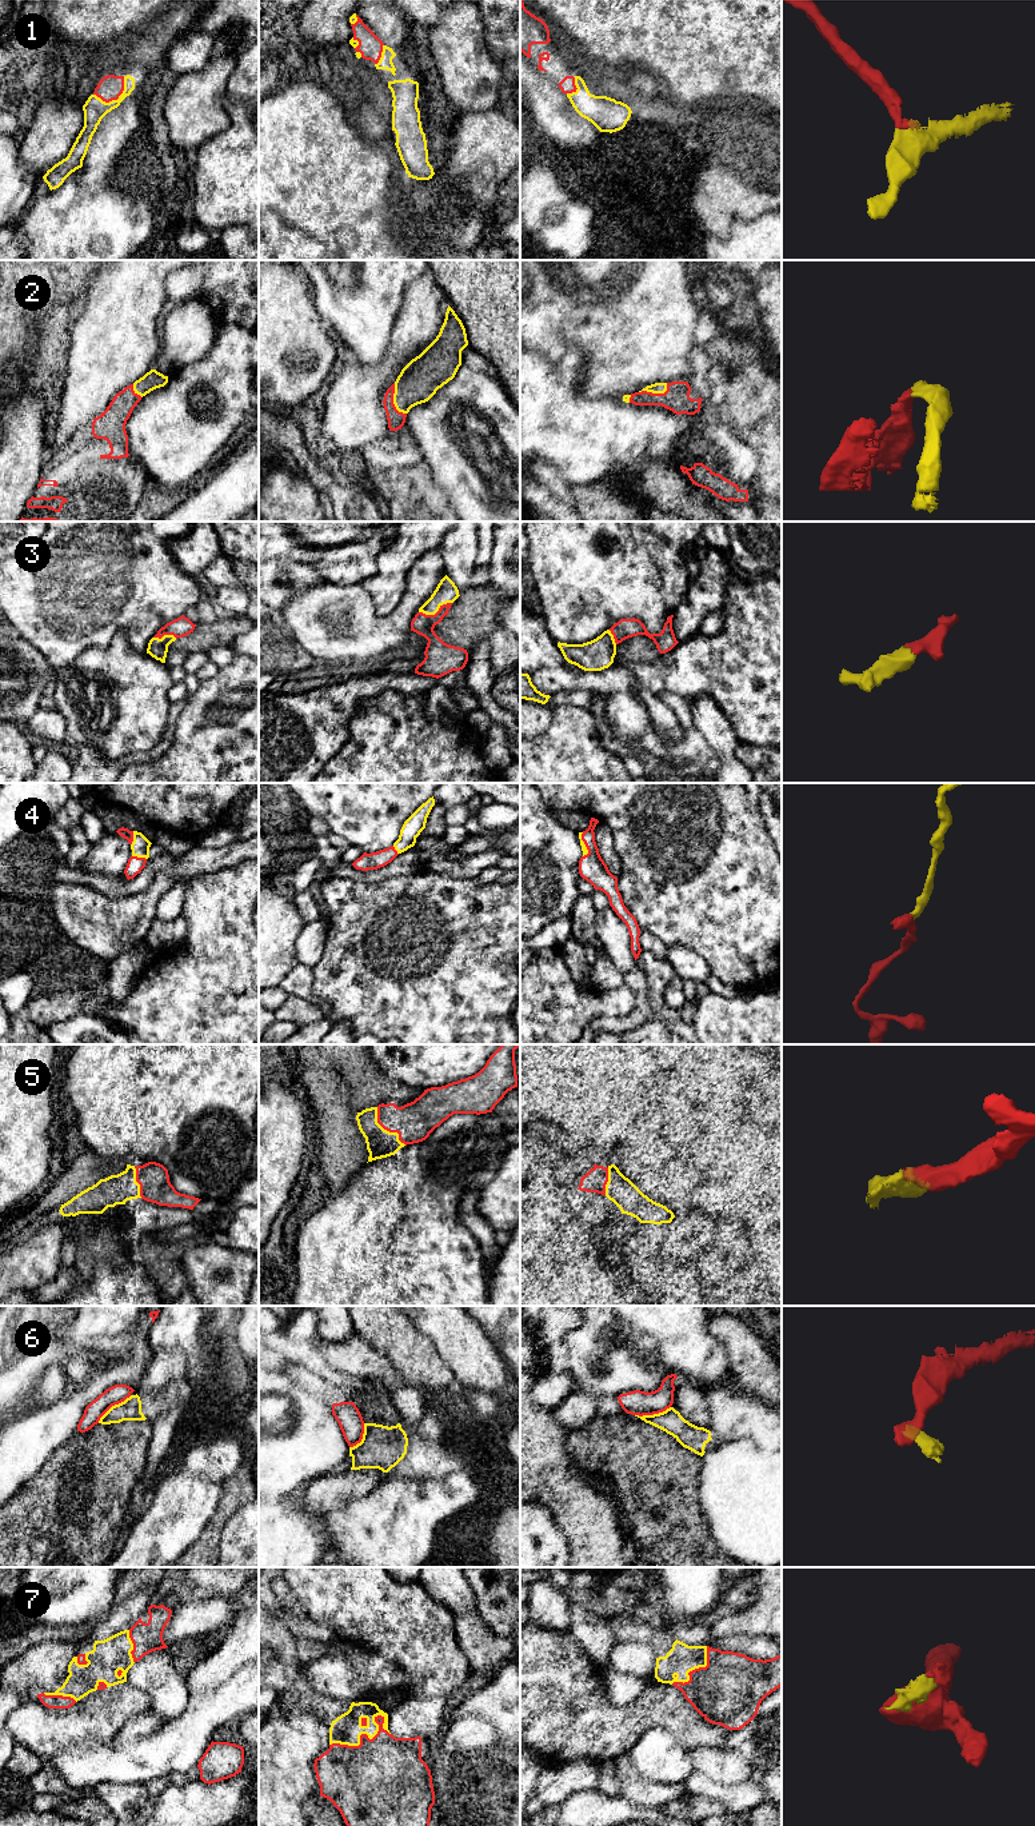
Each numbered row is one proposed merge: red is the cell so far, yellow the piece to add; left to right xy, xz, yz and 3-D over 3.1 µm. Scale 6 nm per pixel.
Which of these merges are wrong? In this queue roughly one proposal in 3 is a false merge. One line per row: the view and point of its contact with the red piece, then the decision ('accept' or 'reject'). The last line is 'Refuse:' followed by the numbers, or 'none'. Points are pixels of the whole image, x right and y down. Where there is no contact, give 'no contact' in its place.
1: xy (116, 99) | accept
2: xz (392, 400) | accept
3: xz (436, 612) | accept
4: xy (139, 858) | accept
5: xz (387, 1130) | accept
6: xy (114, 1405) | reject
7: xz (362, 1734) | accept
Refuse: 6

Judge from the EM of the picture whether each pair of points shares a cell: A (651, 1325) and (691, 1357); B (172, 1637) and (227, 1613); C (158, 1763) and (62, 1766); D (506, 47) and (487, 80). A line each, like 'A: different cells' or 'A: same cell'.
A: same cell
B: same cell
C: same cell
D: different cells

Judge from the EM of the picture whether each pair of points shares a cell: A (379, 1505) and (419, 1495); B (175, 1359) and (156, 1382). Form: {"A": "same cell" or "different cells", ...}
{"A": "same cell", "B": "same cell"}

